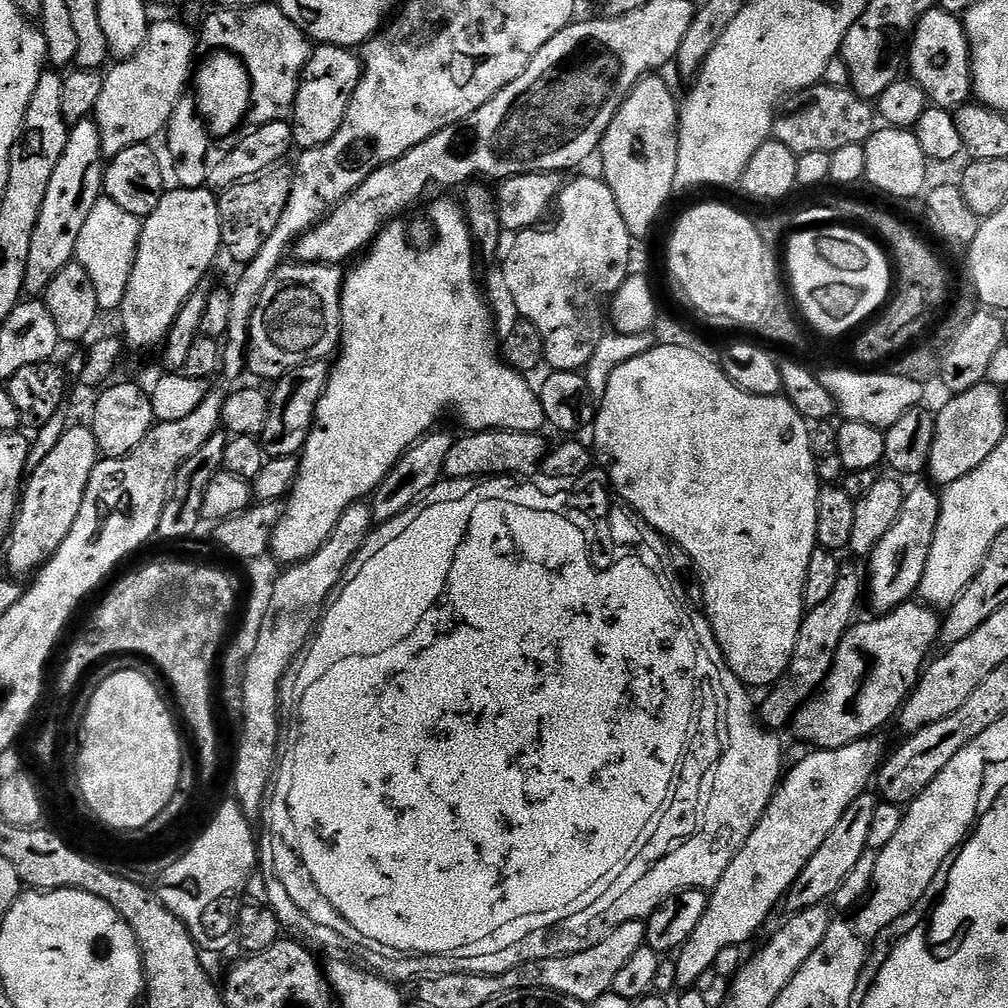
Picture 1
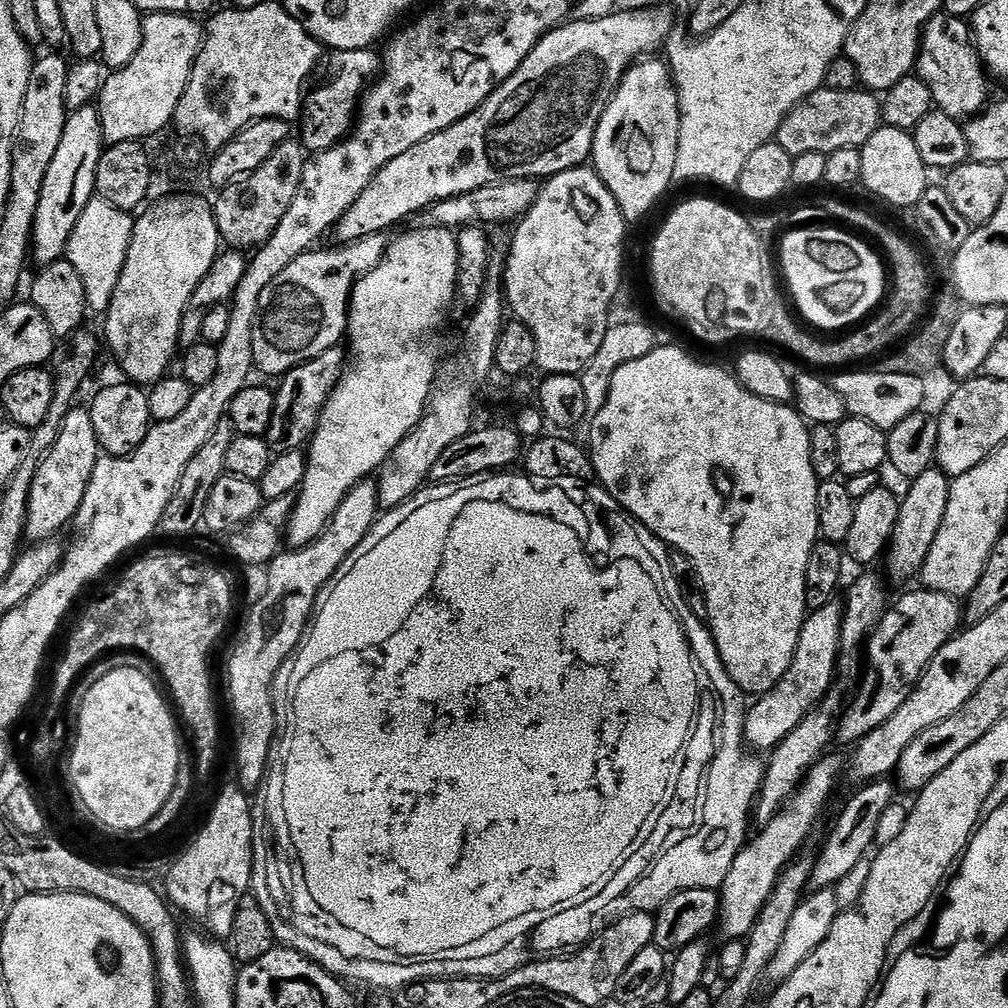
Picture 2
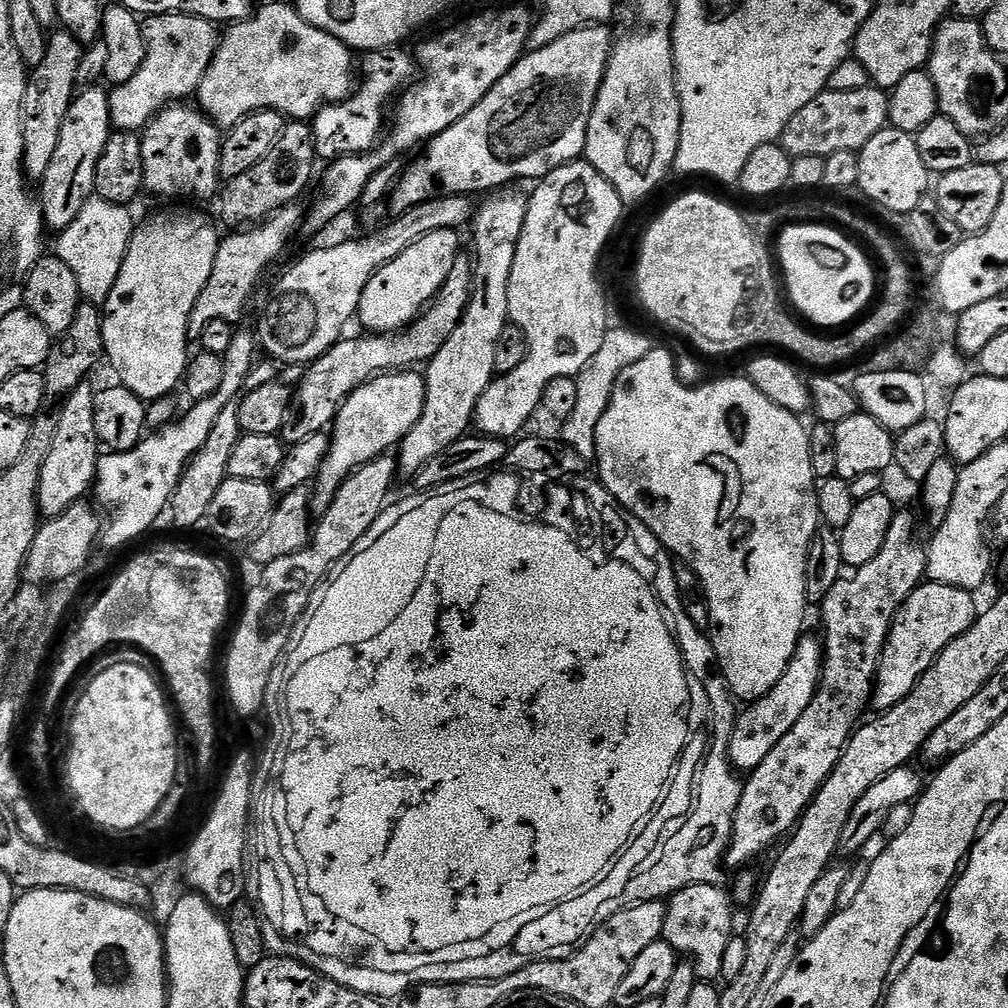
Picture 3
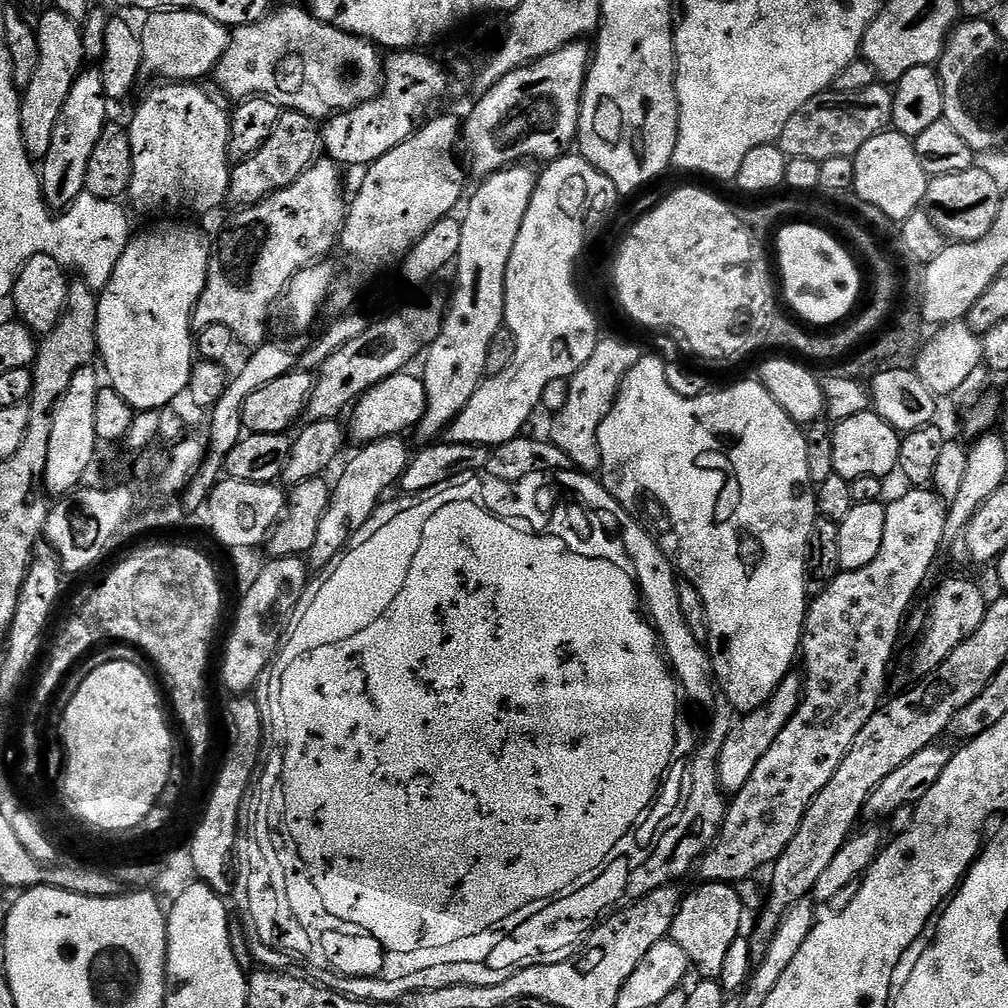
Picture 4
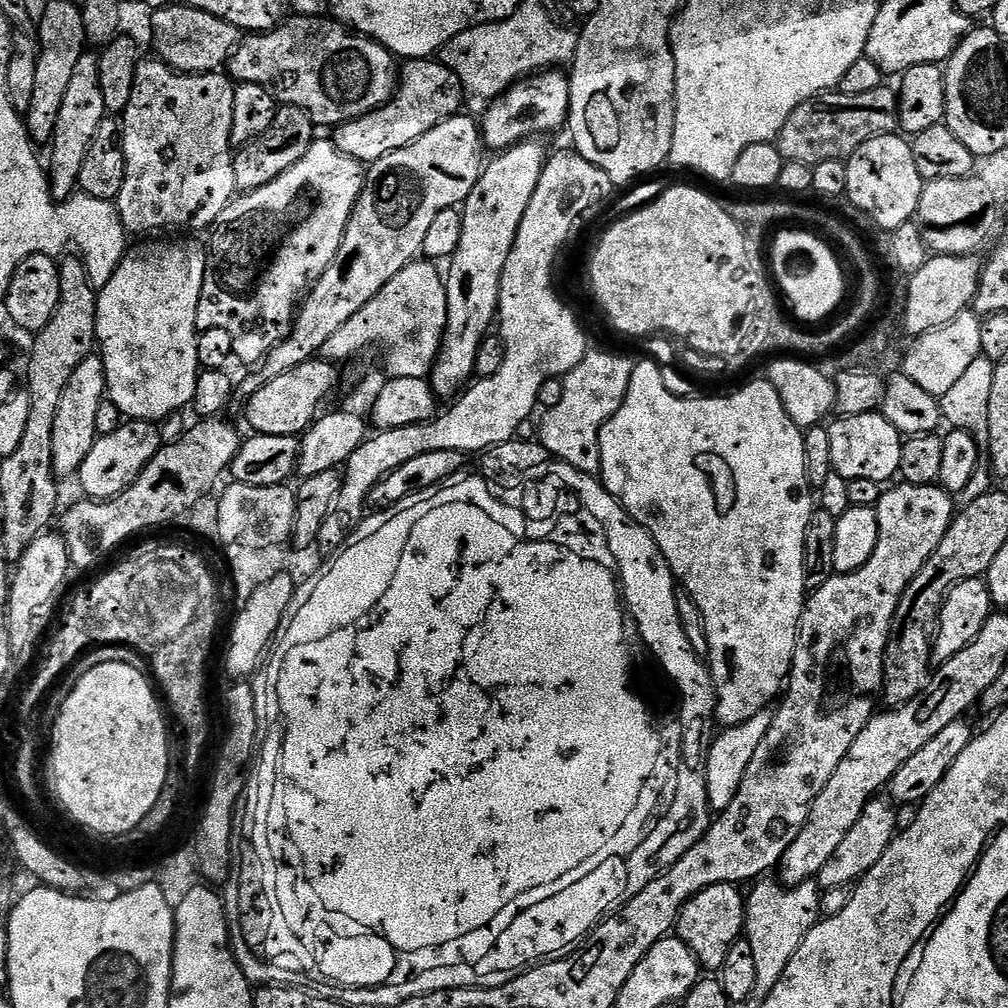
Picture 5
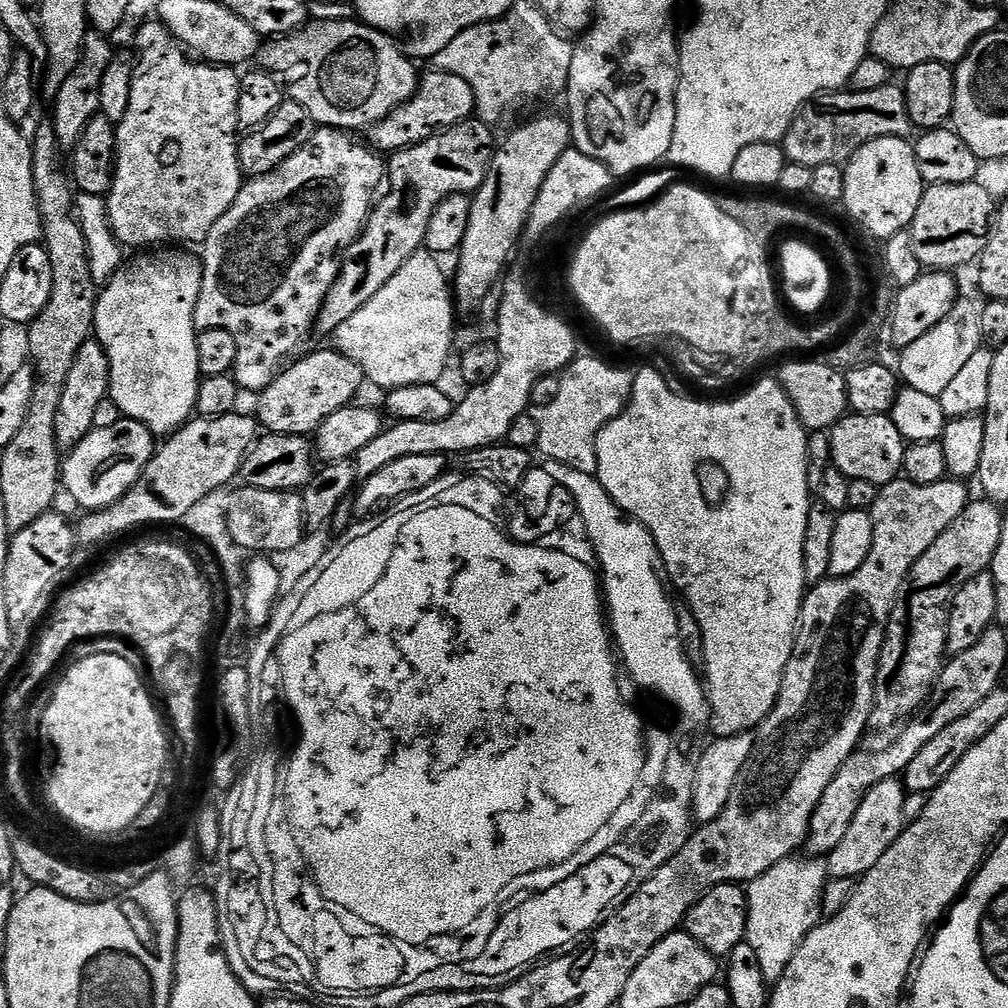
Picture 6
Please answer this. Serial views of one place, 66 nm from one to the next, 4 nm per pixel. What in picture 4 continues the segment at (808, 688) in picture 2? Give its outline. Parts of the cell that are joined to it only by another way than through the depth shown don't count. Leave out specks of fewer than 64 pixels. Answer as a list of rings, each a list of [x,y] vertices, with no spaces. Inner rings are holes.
[[[793,670],[786,678],[782,678],[782,682],[774,690],[774,694],[770,694],[765,704],[758,706],[758,710],[743,713],[727,729],[723,737],[724,745],[716,763],[716,777],[720,780],[720,787],[725,793],[738,793],[742,790],[742,786],[746,786],[746,782],[750,782],[754,766],[758,766],[758,762],[762,762],[762,754],[766,754],[766,750],[774,746],[774,738],[778,738],[778,734],[786,730],[786,722],[794,718],[803,696],[804,677],[799,671]]]

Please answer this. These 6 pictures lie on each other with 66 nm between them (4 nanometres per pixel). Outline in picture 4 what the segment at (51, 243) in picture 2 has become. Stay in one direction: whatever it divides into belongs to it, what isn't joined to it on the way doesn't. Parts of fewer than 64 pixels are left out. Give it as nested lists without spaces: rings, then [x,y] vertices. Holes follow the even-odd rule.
[[[85,67],[74,86],[70,86],[58,126],[54,126],[54,142],[50,142],[50,150],[43,156],[39,169],[40,185],[44,188],[42,200],[49,209],[70,207],[85,191],[86,166],[90,166],[90,154],[94,154],[94,146],[98,146],[98,138],[102,138],[102,130],[110,123],[108,107],[110,101],[102,86],[99,67]]]

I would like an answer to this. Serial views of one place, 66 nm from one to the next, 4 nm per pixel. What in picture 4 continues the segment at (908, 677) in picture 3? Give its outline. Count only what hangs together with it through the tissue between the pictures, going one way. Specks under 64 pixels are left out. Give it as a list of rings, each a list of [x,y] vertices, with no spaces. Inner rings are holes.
[[[948,580],[933,594],[924,620],[924,633],[912,652],[912,668],[920,678],[931,676],[963,640],[968,640],[982,626],[989,603],[989,597],[984,597],[983,590],[972,580]]]

